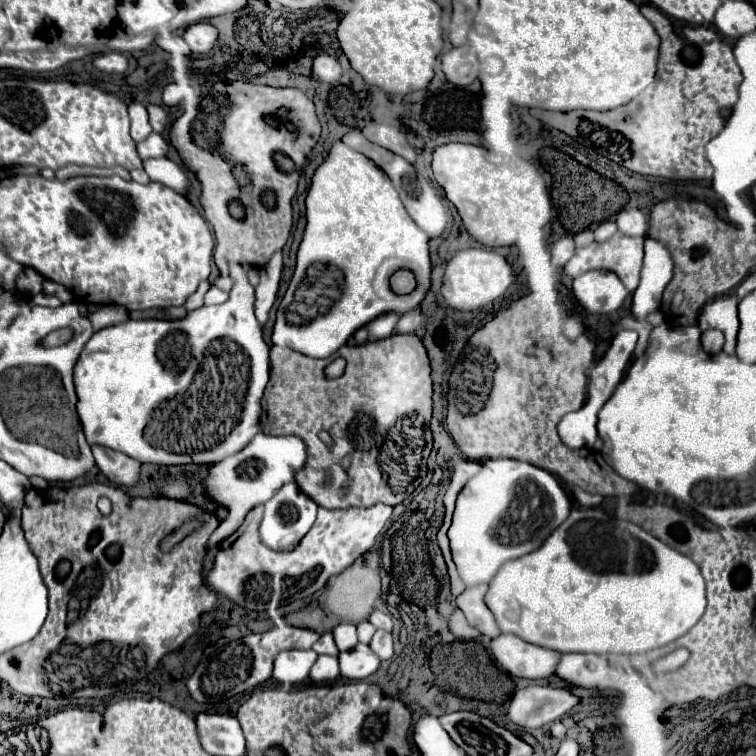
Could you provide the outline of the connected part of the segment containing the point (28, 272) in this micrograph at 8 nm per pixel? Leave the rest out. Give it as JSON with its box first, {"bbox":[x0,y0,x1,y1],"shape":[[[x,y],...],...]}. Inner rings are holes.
{"bbox":[18,268,44,294],"shape":[[[24,268],[22,274],[18,276],[18,290],[38,294],[42,290],[42,280],[44,278],[38,272],[34,272],[32,268]]]}

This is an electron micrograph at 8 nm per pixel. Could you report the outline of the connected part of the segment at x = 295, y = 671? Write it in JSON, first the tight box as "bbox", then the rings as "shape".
{"bbox":[274,650,318,684],"shape":[[[284,650],[274,660],[274,678],[278,682],[300,684],[310,676],[318,654],[314,650]]]}

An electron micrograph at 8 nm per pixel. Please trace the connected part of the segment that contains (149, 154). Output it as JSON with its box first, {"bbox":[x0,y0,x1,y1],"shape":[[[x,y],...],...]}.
{"bbox":[138,134,168,160],"shape":[[[152,134],[150,138],[146,138],[144,142],[138,144],[138,152],[140,152],[142,160],[146,160],[146,158],[160,158],[160,156],[166,156],[168,142],[162,136]]]}

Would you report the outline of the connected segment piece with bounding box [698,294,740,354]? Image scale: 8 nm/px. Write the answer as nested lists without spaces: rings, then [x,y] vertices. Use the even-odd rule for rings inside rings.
[[[734,294],[730,296],[720,296],[712,302],[708,302],[708,306],[704,306],[704,310],[700,312],[698,318],[698,328],[710,330],[710,328],[718,328],[724,332],[724,352],[726,354],[734,354],[736,350],[736,336],[738,336],[738,298]]]

